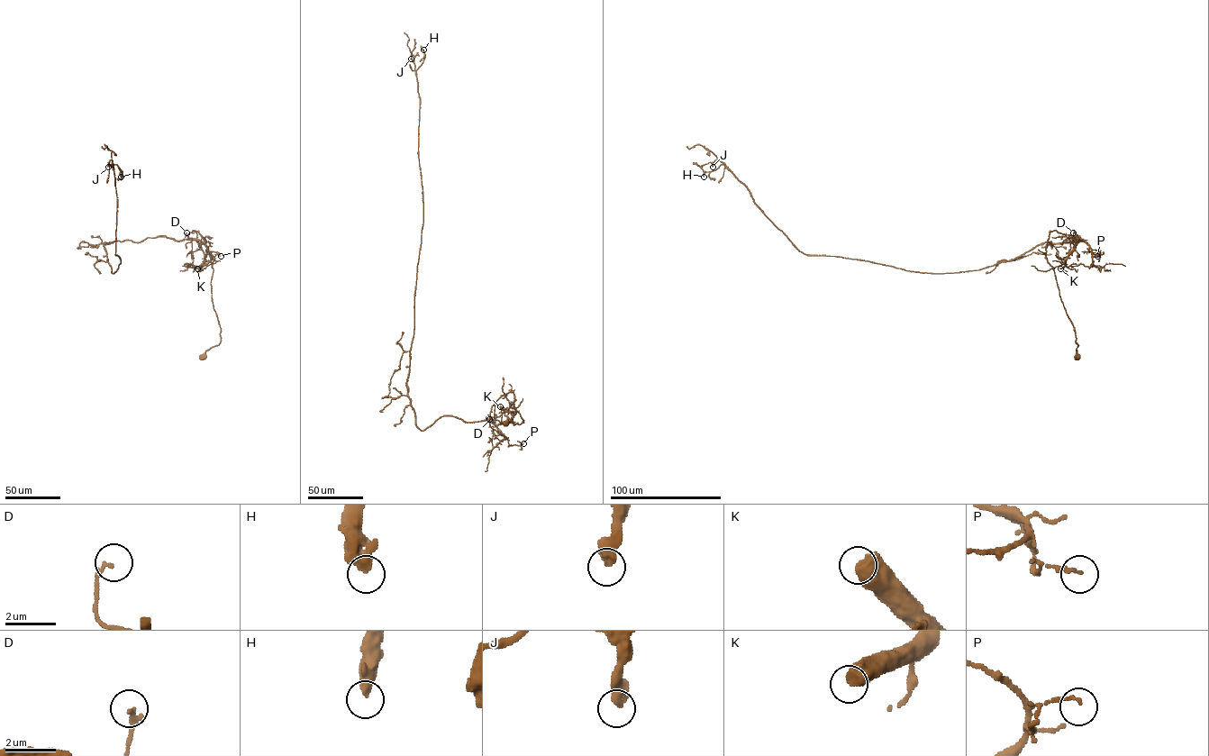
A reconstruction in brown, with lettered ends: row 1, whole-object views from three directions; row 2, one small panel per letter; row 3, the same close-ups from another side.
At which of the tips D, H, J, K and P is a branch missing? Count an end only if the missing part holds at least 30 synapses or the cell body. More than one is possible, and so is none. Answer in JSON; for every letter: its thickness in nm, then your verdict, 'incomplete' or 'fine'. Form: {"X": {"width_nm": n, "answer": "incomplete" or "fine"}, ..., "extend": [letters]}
{"D": {"width_nm": 180, "answer": "fine"}, "H": {"width_nm": 400, "answer": "fine"}, "J": {"width_nm": 420, "answer": "fine"}, "K": {"width_nm": 650, "answer": "incomplete"}, "P": {"width_nm": 120, "answer": "fine"}, "extend": ["K"]}

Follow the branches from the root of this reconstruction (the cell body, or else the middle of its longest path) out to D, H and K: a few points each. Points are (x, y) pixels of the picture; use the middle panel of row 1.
D: (505, 423), (523, 422), (514, 407), (515, 399), (512, 391), (496, 401), (489, 419)
H: (505, 423), (523, 422), (512, 391), (492, 406), (492, 422), (443, 415), (422, 431), (408, 395), (423, 50)
K: (505, 423), (523, 422), (512, 391), (492, 406), (490, 418), (495, 424), (513, 414), (500, 406)

